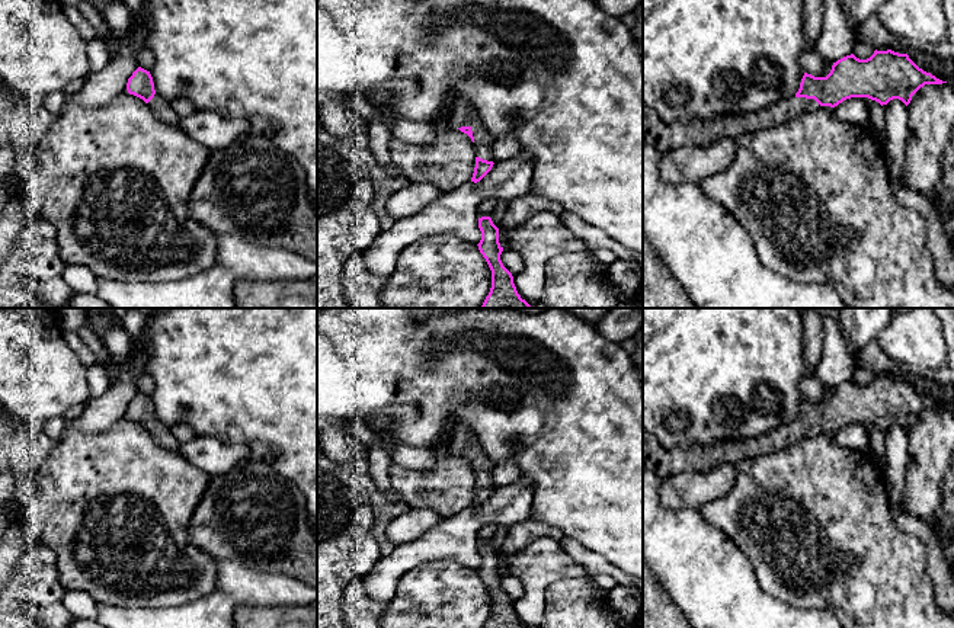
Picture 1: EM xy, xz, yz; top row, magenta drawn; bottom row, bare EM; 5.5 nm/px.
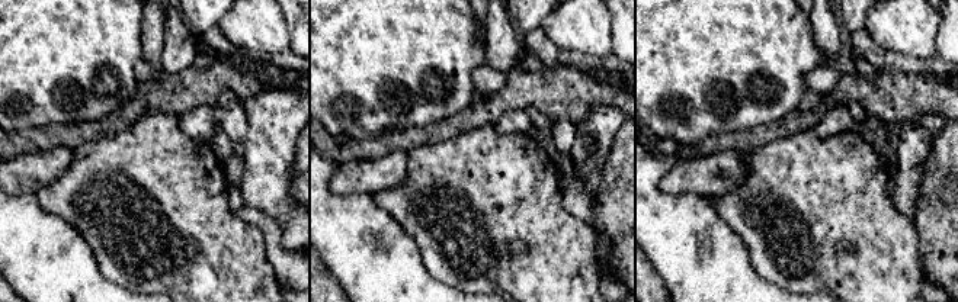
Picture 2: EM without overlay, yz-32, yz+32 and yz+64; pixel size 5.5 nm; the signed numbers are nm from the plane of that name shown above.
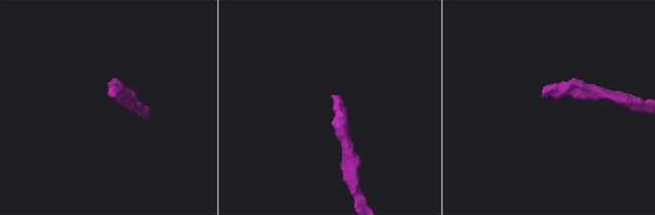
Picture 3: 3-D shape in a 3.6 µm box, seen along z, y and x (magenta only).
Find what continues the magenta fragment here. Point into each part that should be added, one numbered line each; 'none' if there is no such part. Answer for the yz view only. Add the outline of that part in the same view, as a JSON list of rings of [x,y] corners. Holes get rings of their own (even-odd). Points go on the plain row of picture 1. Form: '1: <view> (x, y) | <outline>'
1: yz (659, 460) | [[[793,422],[759,438],[686,445],[668,451],[653,435],[643,432],[643,467],[662,478],[673,472],[707,471],[724,462],[734,465],[747,458],[781,451],[798,439],[819,433],[814,424]]]

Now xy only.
1: xy (160, 433) | [[[157,419],[147,430],[151,435],[151,438],[156,440],[157,445],[167,448],[167,449],[179,449],[180,443],[170,432],[170,427],[167,427]]]

